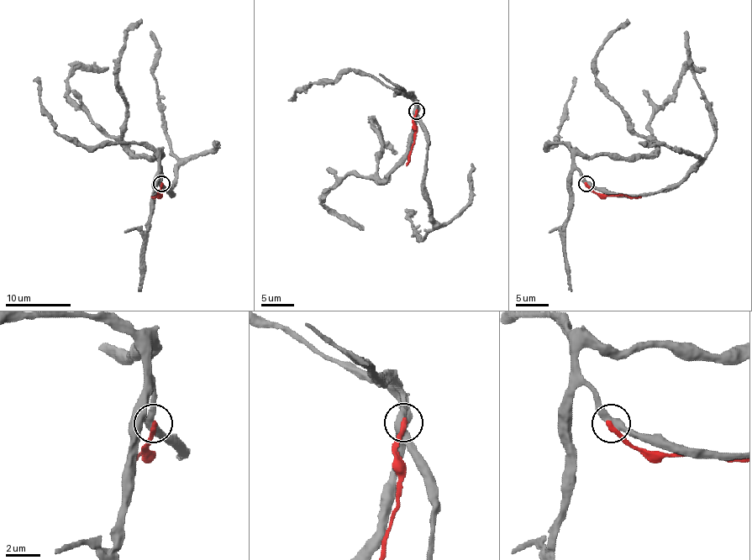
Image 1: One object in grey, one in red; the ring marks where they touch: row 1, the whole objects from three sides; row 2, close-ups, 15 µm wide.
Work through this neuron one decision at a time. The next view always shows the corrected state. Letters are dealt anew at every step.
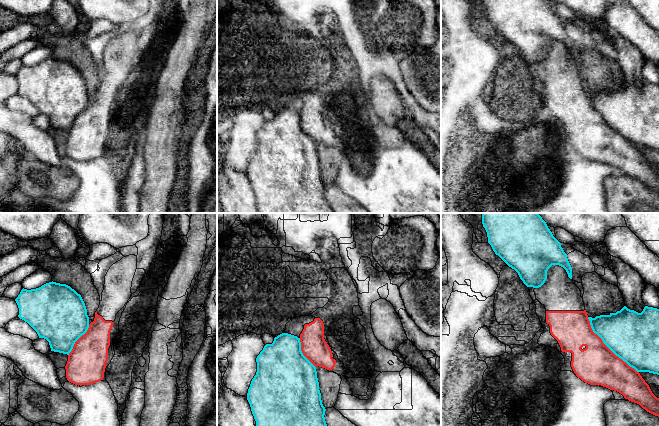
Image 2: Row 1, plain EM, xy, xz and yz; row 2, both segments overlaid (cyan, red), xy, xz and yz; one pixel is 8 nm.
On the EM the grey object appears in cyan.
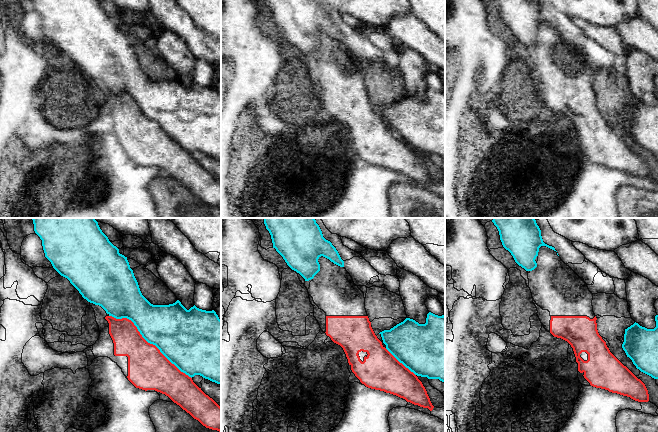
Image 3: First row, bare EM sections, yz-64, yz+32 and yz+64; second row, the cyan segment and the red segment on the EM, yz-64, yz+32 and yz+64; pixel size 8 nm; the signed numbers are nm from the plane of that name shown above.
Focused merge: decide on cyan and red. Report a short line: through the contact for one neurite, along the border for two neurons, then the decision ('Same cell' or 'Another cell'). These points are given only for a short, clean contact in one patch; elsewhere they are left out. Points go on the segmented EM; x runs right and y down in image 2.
Another cell

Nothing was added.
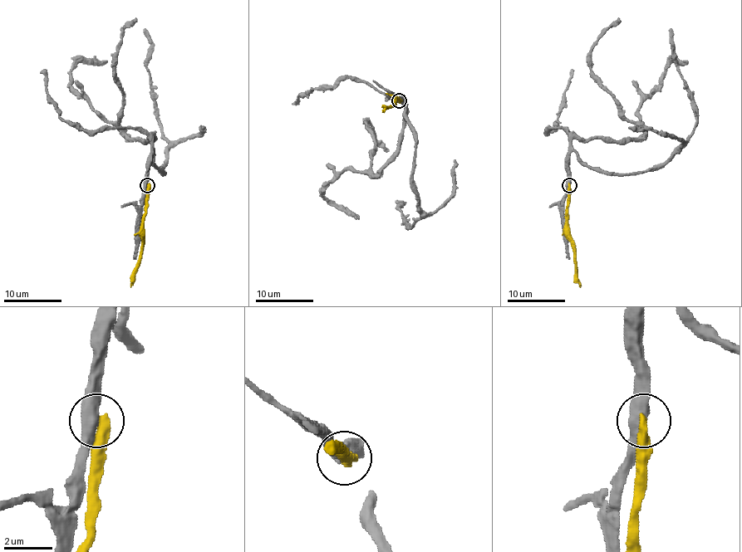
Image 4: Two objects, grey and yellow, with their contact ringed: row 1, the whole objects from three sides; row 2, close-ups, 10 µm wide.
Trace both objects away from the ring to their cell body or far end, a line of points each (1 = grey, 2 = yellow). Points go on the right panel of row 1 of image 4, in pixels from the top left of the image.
1: (569, 185), (573, 150), (611, 173), (640, 173), (656, 168), (691, 134), (693, 97), (670, 29)
2: (569, 185), (567, 236), (573, 250), (576, 279), (580, 287)

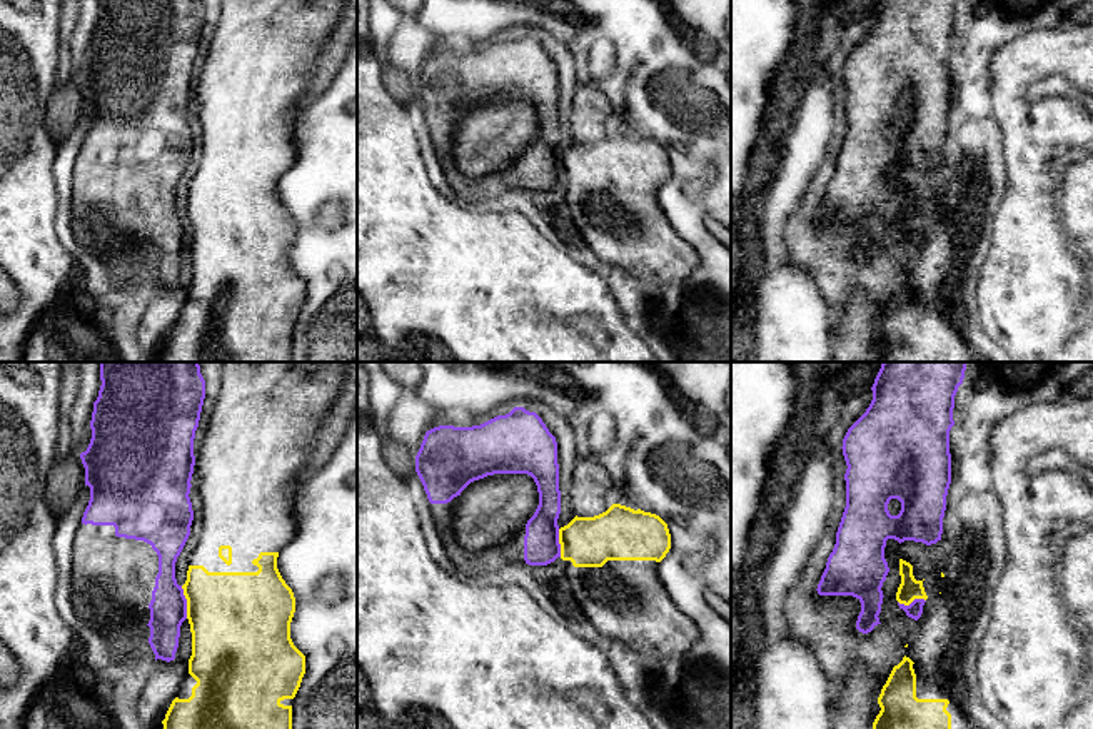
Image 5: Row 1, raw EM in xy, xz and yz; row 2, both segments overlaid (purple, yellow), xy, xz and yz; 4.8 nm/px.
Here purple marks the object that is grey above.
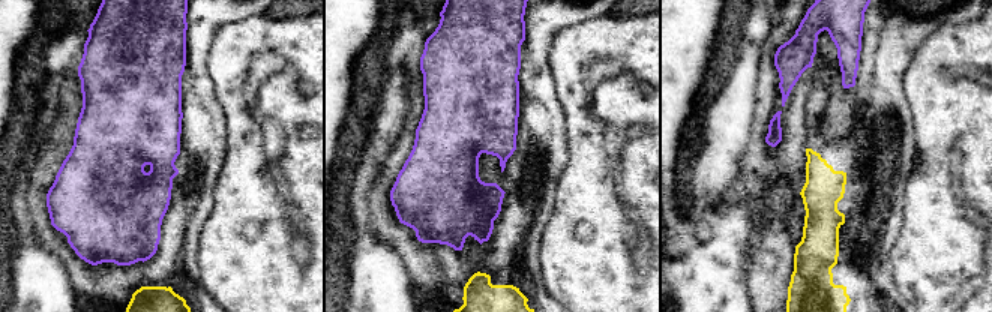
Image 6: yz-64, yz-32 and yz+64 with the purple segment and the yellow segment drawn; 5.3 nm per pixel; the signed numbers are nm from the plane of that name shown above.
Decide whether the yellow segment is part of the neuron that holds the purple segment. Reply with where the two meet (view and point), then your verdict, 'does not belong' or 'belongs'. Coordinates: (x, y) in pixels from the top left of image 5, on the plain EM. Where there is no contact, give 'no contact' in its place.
meets purple in xy at (186, 229); does not belong

